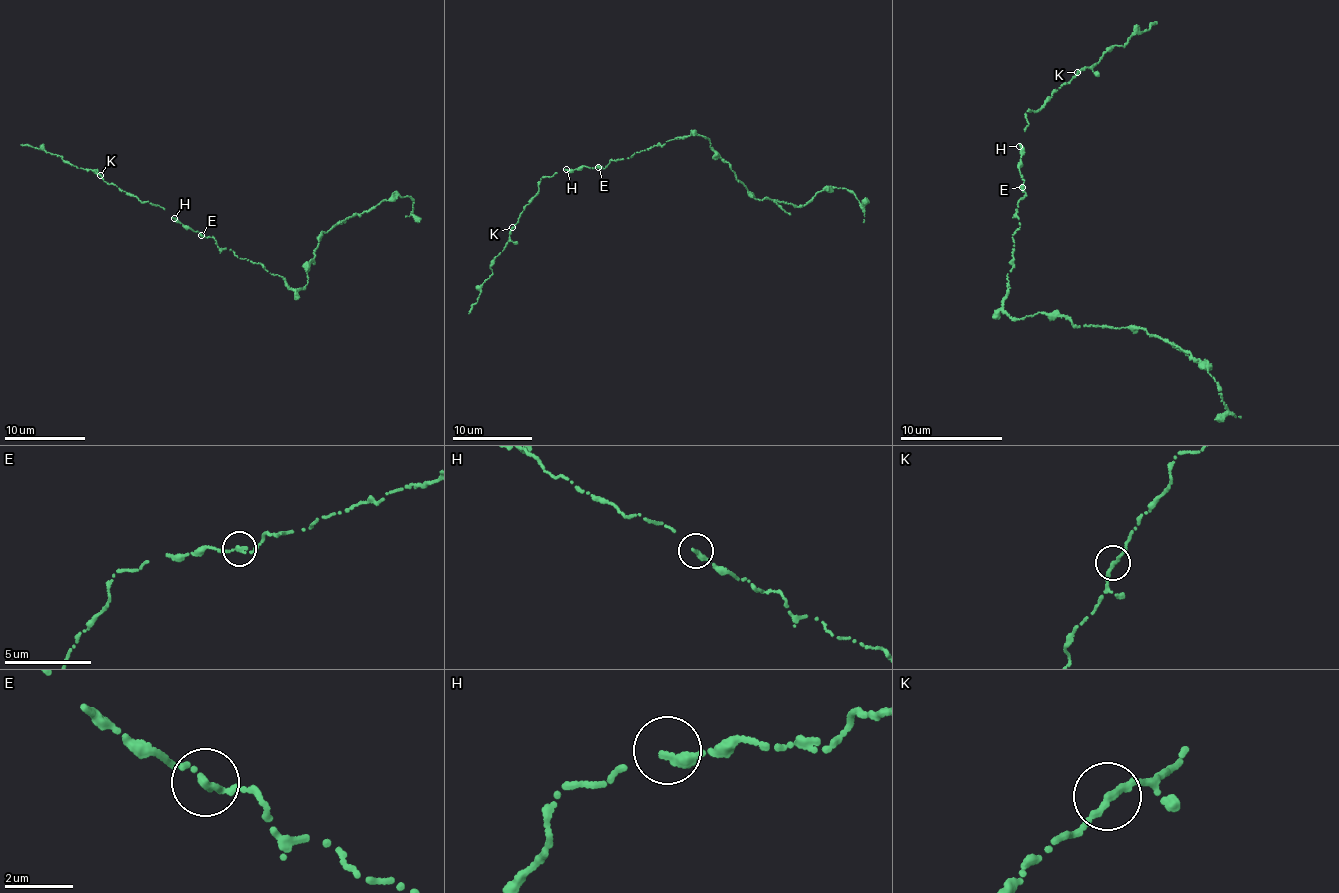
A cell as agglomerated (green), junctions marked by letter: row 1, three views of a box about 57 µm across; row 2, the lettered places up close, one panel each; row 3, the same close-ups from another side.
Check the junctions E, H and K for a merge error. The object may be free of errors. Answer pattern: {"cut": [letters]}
{"cut": []}

